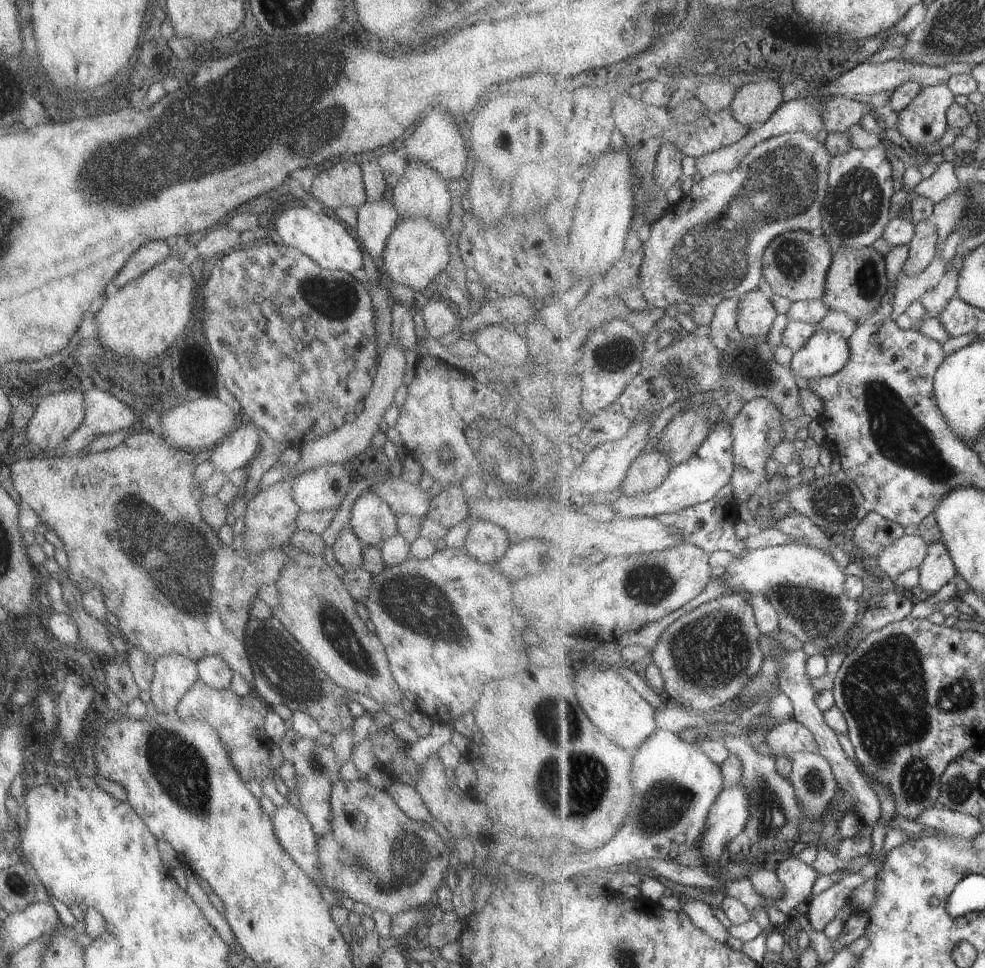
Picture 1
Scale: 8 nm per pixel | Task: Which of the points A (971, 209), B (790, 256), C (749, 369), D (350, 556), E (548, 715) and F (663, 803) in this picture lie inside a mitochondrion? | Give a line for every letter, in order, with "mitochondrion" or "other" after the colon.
A: mitochondrion
B: mitochondrion
C: mitochondrion
D: other
E: mitochondrion
F: mitochondrion

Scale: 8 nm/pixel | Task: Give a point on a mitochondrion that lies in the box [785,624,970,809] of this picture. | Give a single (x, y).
(813, 781)

